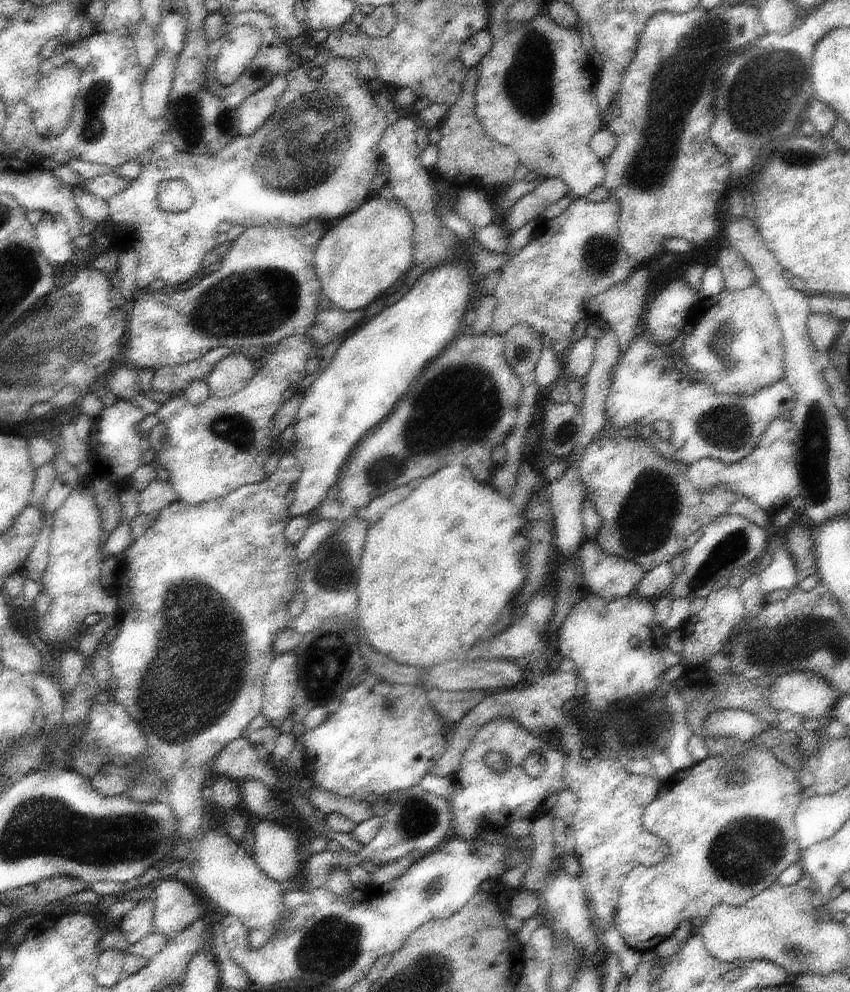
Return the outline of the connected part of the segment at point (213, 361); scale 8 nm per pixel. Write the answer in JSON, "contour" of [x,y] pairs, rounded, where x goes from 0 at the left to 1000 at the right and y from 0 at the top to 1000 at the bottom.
{"contour":[[[253,351],[248,355],[244,355],[244,359],[218,367],[218,369],[192,369],[182,375],[180,379],[180,395],[185,397],[194,397],[194,395],[215,395],[225,389],[225,385],[244,385],[244,381],[248,379],[248,375],[253,373],[253,369],[265,363],[272,355],[284,355],[284,353],[269,353],[269,351]]]}

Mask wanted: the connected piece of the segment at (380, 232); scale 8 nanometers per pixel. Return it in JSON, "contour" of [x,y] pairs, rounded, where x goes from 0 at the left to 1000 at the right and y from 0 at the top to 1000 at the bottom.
{"contour":[[[436,196],[418,214],[392,224],[371,252],[373,282],[392,310],[408,315],[429,313],[460,286],[465,286],[488,264],[486,222],[467,200],[451,202]]]}

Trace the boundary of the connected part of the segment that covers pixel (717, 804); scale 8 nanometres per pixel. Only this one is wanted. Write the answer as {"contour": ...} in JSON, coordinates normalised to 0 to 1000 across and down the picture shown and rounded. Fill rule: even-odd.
{"contour":[[[893,750],[888,754],[884,752],[872,764],[865,766],[832,762],[827,768],[813,772],[801,782],[782,786],[754,827],[759,837],[778,843],[785,849],[787,861],[773,873],[749,873],[747,877],[742,877],[742,881],[738,881],[731,893],[724,935],[728,938],[735,952],[752,962],[766,960],[780,948],[792,946],[801,929],[820,931],[829,927],[844,911],[872,915],[879,911],[879,907],[912,891],[914,883],[933,869],[940,871],[945,863],[945,855],[938,849],[935,835],[935,819],[945,802],[947,800],[945,794],[940,794],[935,776],[914,766],[907,756],[900,756]],[[865,776],[876,780],[876,790],[862,790],[853,786],[853,782]]]}

